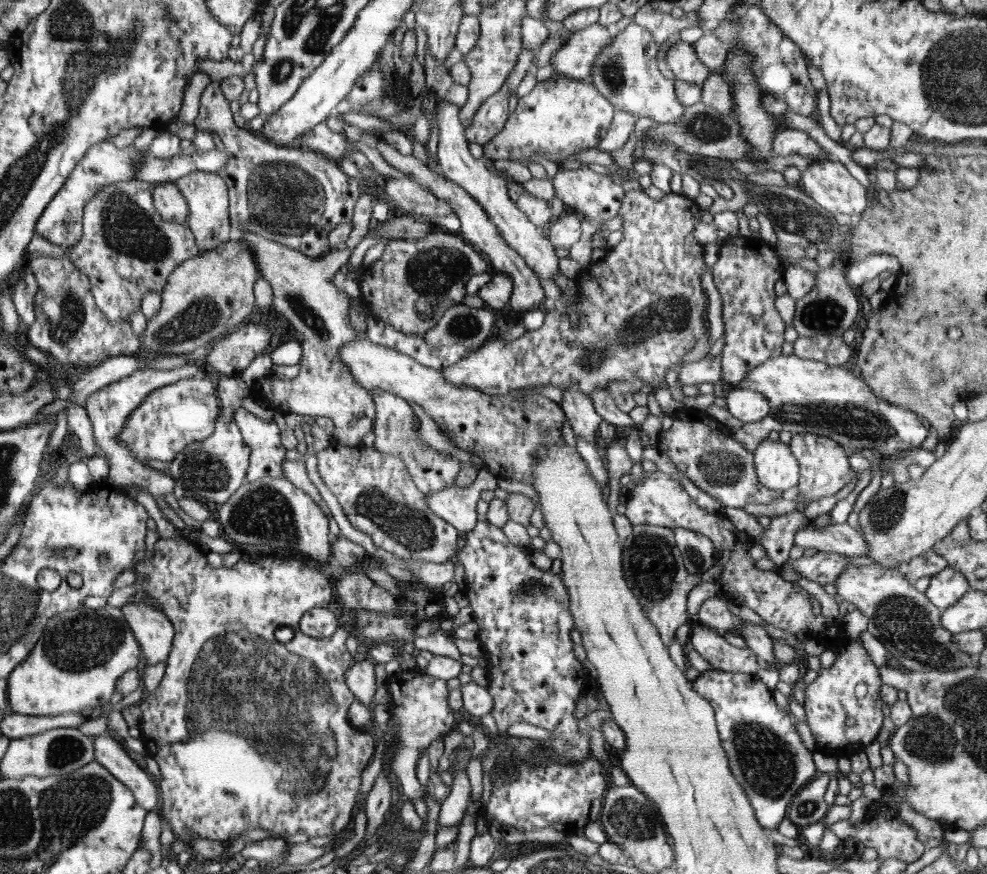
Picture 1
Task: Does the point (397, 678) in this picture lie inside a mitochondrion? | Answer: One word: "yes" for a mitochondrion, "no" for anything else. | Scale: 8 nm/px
no

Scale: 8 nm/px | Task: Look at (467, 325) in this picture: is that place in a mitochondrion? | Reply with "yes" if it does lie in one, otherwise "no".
yes

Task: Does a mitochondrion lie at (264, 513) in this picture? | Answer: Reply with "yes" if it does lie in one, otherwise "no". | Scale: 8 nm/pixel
yes

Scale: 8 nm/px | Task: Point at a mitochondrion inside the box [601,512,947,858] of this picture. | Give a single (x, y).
(767, 764)

